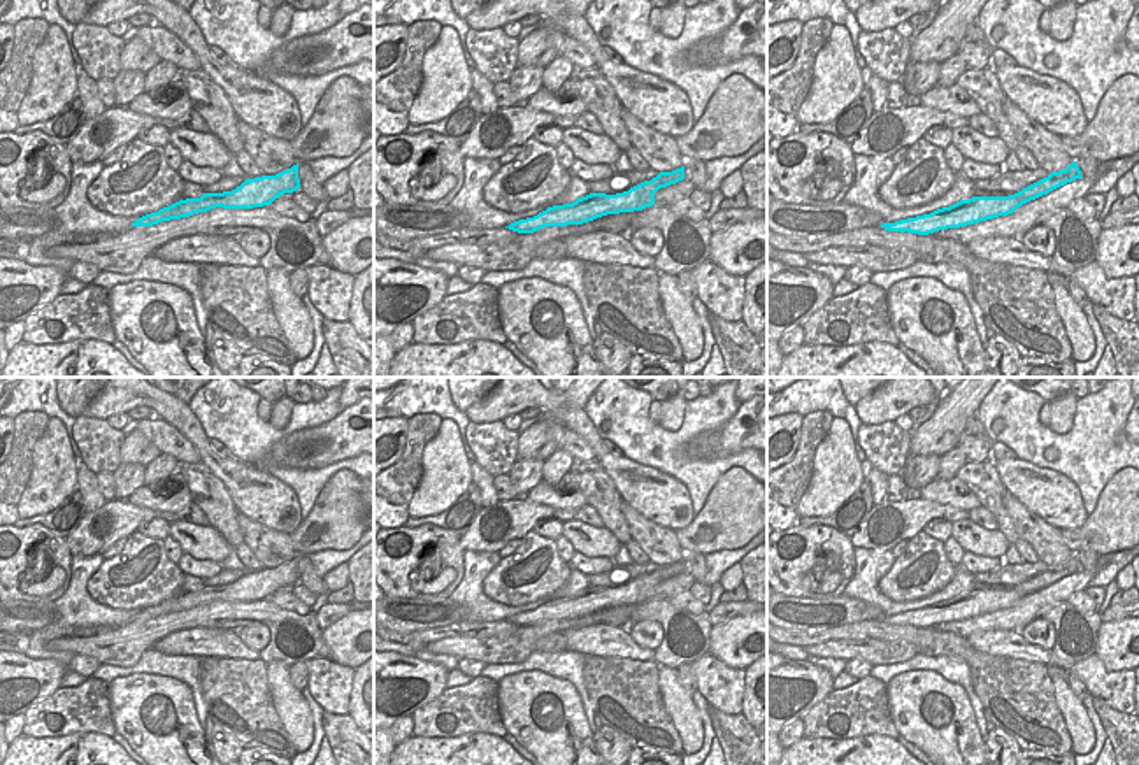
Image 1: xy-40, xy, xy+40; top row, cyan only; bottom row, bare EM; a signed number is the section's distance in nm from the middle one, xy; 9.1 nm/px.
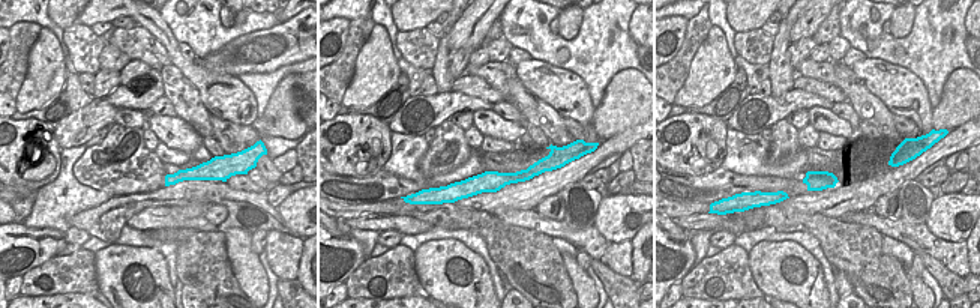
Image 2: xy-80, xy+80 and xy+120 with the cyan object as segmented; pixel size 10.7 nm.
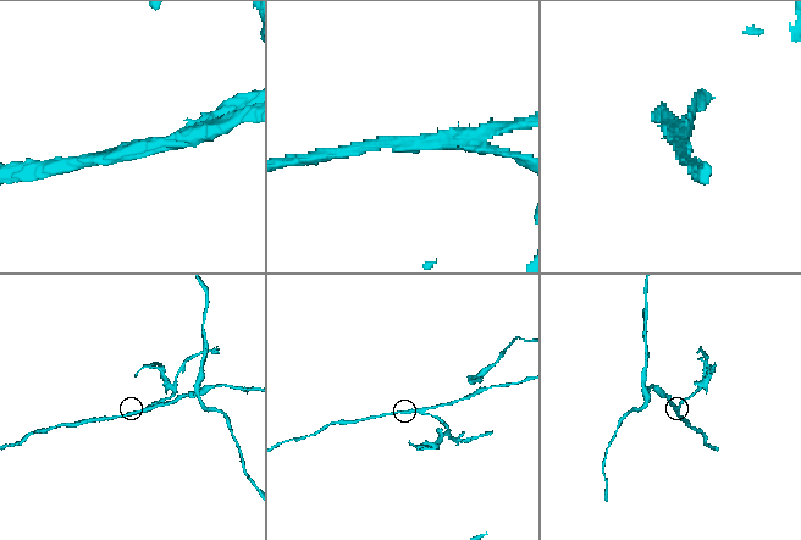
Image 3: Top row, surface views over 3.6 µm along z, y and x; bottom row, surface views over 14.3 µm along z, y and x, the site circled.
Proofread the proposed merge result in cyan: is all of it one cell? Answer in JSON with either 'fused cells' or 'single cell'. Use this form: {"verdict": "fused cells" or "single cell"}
{"verdict": "fused cells"}

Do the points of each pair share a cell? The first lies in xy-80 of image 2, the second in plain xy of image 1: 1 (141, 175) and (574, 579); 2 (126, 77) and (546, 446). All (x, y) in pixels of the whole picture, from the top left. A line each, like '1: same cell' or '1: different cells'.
1: different cells
2: different cells

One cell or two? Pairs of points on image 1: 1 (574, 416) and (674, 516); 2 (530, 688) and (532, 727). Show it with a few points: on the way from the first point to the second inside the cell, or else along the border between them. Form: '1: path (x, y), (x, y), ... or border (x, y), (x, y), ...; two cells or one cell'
1: path (595, 443), (622, 472), (648, 490); one cell
2: path (530, 697), (529, 713), (532, 718); one cell

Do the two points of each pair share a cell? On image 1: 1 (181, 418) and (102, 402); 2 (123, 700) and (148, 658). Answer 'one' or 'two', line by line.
1: one
2: two

